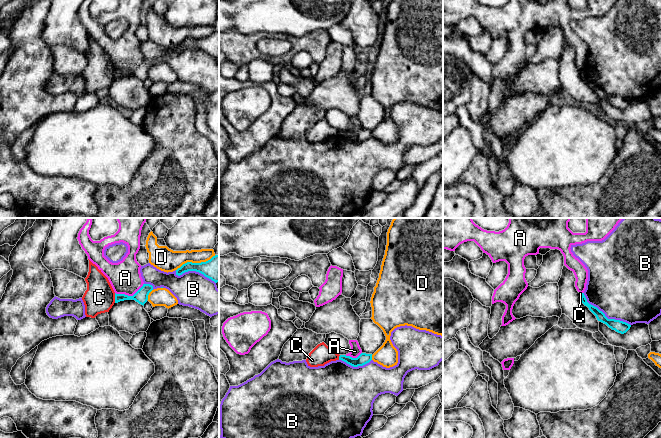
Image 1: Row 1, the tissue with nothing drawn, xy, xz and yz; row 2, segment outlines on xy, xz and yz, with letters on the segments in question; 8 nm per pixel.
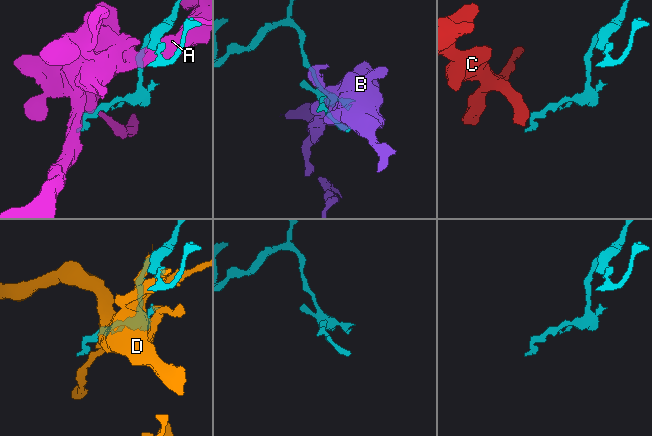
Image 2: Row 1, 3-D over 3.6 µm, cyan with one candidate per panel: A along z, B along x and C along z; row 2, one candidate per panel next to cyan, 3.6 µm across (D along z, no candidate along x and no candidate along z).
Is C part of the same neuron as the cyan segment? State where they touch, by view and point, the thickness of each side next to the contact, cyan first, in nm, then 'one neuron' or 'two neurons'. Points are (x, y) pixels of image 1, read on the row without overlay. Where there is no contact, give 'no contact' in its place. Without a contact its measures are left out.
xy (115, 74) | 110/240 nm | two neurons

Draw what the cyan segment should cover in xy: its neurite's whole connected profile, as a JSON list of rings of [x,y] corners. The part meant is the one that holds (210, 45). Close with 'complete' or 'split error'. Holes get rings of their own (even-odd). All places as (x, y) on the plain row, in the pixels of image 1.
[[[219,31],[213,32],[210,36],[206,38],[187,38],[176,46],[176,51],[180,52],[188,47],[199,48],[215,59],[219,58]]]; complete

